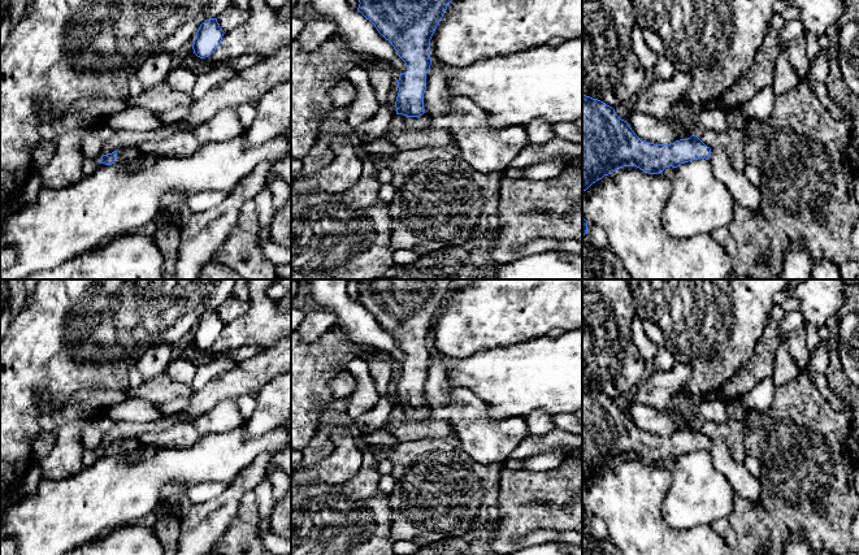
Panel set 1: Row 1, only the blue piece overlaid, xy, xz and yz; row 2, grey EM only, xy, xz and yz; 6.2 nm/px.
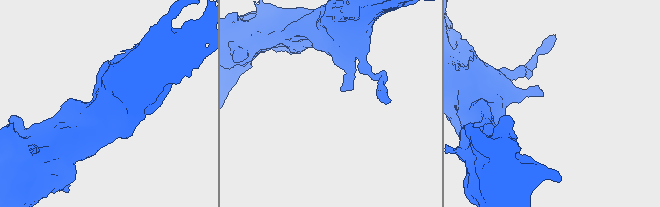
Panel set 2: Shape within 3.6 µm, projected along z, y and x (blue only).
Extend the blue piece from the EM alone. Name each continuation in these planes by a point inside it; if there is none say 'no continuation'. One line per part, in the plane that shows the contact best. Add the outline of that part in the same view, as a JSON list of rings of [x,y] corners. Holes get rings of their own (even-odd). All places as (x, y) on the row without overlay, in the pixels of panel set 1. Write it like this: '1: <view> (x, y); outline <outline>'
1: xz (424, 412); outline [[[422,406],[420,408],[408,408],[405,412],[404,421],[422,421],[431,417],[431,411],[428,406]]]

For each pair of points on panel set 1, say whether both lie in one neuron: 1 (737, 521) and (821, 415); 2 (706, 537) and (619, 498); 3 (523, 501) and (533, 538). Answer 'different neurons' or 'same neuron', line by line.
1: same neuron
2: same neuron
3: different neurons

